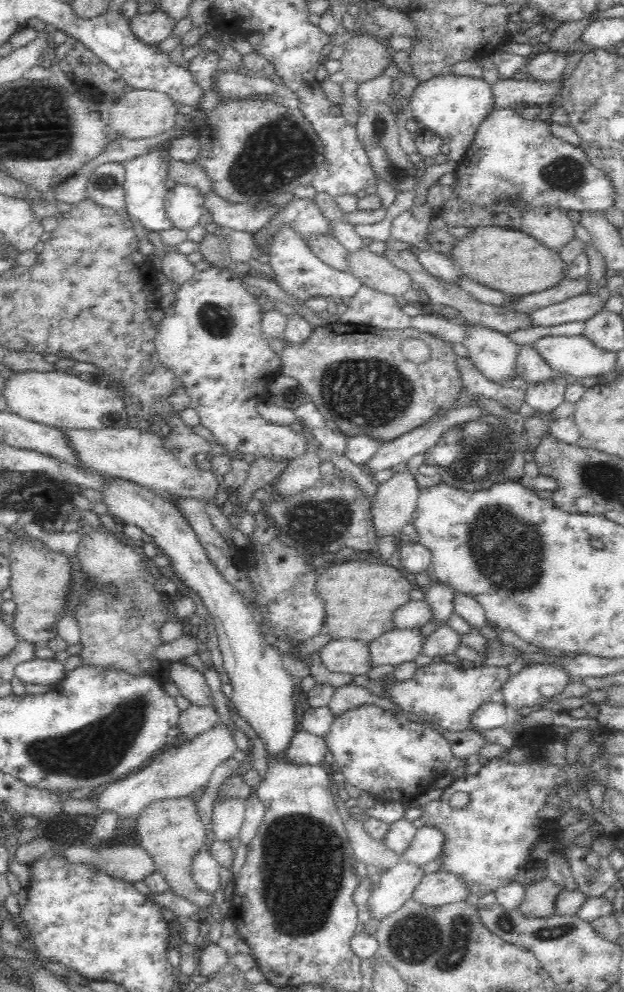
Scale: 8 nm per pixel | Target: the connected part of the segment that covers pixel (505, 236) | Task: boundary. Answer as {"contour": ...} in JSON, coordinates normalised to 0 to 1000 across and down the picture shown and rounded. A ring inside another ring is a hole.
{"contour":[[[760,229],[756,236],[740,239],[726,262],[740,268],[740,275],[774,287],[833,298],[872,294],[901,286],[912,272],[896,252],[878,249],[833,230]]]}

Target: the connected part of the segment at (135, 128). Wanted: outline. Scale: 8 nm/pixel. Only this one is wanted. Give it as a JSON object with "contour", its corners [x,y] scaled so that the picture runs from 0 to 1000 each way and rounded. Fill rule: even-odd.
{"contour":[[[215,90],[196,95],[176,111],[170,122],[186,130],[188,134],[199,134],[212,139],[231,139],[268,132],[280,125],[282,115],[288,110],[277,100],[256,91]]]}

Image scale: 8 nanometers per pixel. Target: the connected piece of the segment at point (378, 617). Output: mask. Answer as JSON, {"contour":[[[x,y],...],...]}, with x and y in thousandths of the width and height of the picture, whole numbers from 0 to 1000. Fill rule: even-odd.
{"contour":[[[572,559],[522,570],[508,588],[510,596],[524,606],[522,635],[538,644],[572,643],[596,647],[614,637],[635,633],[631,621],[638,613],[660,606],[662,586],[646,573],[625,571],[606,561],[591,567],[583,559]]]}

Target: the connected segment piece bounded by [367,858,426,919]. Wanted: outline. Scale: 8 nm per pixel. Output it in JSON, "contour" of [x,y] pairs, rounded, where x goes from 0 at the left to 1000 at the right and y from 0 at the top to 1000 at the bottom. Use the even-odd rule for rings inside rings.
{"contour":[[[638,866],[627,874],[609,879],[607,890],[595,897],[588,909],[595,923],[612,925],[663,904],[673,889],[683,883],[683,875],[660,866]]]}

